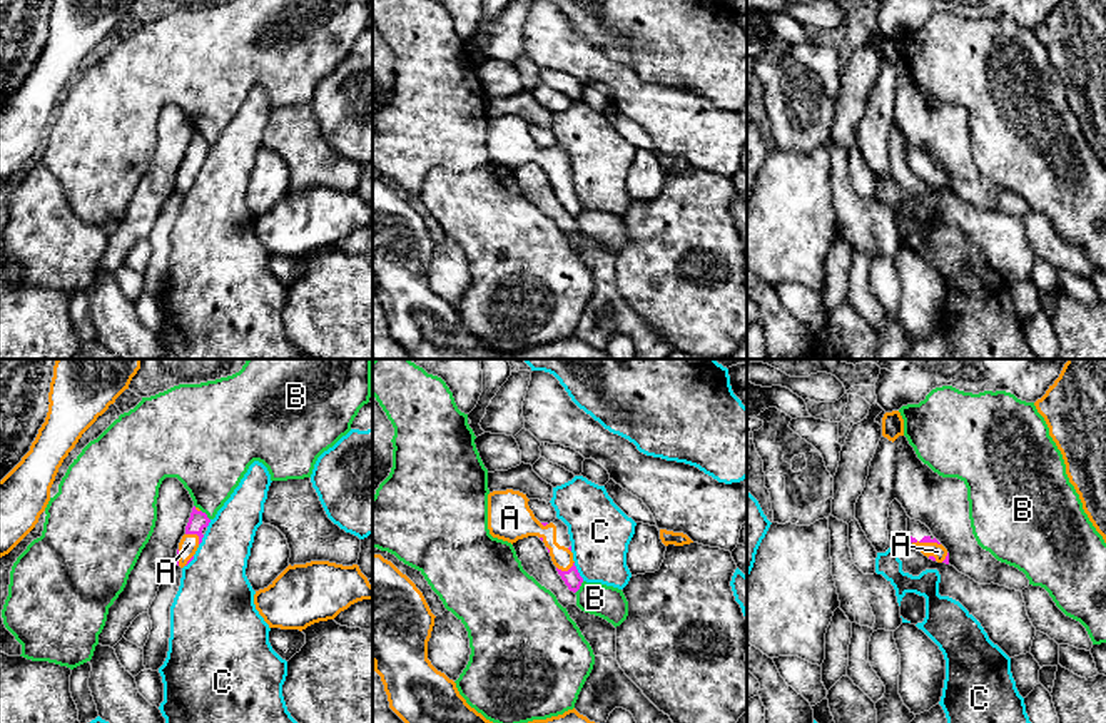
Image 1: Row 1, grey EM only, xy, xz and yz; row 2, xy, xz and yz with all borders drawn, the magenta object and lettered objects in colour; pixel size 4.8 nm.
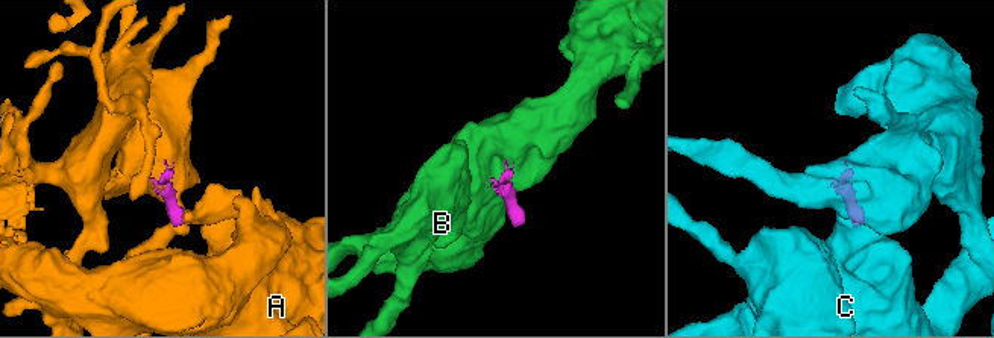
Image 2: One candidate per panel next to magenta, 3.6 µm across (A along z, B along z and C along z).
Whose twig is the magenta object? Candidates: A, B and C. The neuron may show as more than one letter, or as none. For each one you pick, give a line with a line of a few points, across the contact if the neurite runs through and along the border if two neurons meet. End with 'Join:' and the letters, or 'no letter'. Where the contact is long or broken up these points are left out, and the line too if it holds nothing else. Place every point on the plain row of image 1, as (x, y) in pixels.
Join: A

